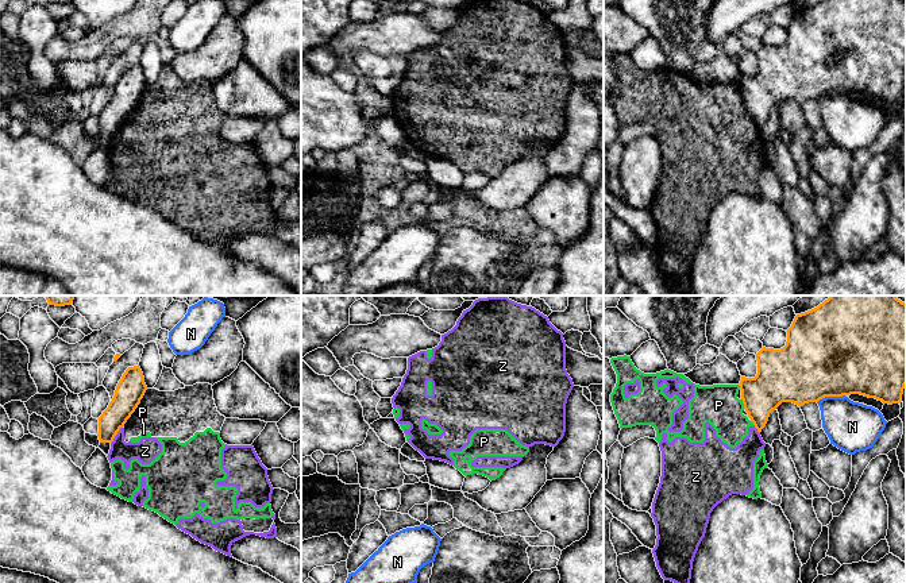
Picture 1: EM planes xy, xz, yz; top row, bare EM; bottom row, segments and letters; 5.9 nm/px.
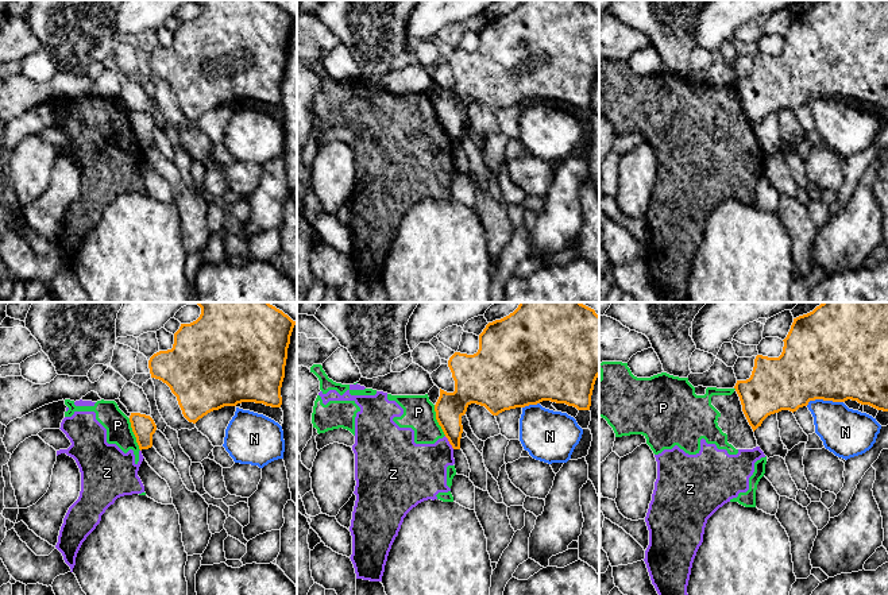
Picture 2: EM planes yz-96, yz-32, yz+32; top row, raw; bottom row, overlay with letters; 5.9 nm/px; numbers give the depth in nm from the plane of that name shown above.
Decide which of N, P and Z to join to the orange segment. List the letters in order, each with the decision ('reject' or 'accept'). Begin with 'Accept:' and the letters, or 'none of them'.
Accept: none of them
N: reject
P: reject
Z: reject

